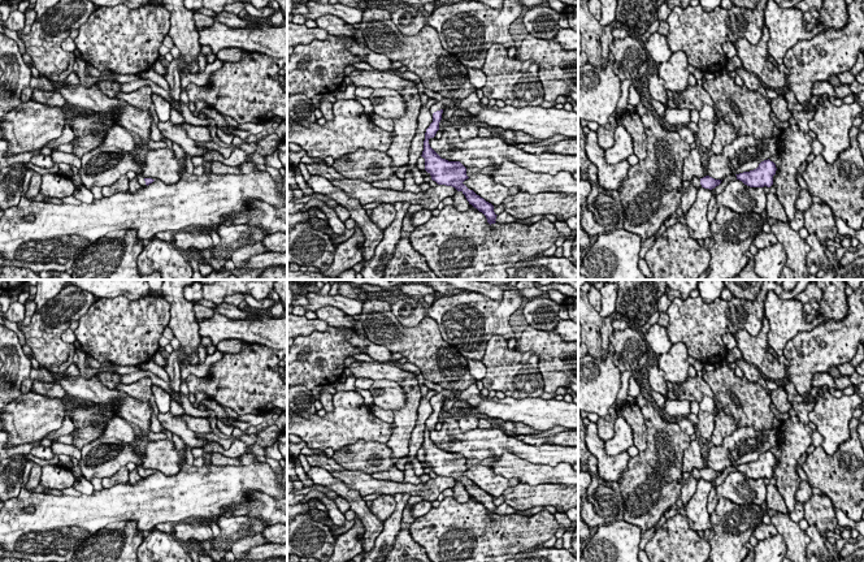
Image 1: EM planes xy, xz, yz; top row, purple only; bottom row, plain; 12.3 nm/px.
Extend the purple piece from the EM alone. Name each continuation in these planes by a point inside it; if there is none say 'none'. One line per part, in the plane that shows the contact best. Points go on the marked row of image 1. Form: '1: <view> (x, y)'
1: xz (444, 102)

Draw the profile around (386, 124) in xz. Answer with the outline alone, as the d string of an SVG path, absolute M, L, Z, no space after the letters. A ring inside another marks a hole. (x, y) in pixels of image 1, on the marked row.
M373 113L370 118L381 129L390 131L390 133L394 131L394 120L392 118L383 118L375 113Z

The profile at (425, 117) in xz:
M429 98L425 104L422 104L418 120L417 120L417 130L416 135L411 143L409 148L409 161L408 161L408 170L404 178L404 190L411 193L420 193L420 185L417 185L413 180L413 168L417 167L417 160L421 157L424 151L424 140L426 129L433 122L433 114L430 113L430 108L437 103L435 99Z

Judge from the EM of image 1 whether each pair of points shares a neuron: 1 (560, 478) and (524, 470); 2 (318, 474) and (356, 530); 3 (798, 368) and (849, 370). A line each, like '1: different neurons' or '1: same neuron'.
1: same neuron
2: different neurons
3: different neurons

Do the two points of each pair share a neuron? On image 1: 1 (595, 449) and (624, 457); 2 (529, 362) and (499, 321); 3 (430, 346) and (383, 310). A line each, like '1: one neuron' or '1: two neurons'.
1: one neuron
2: two neurons
3: one neuron

